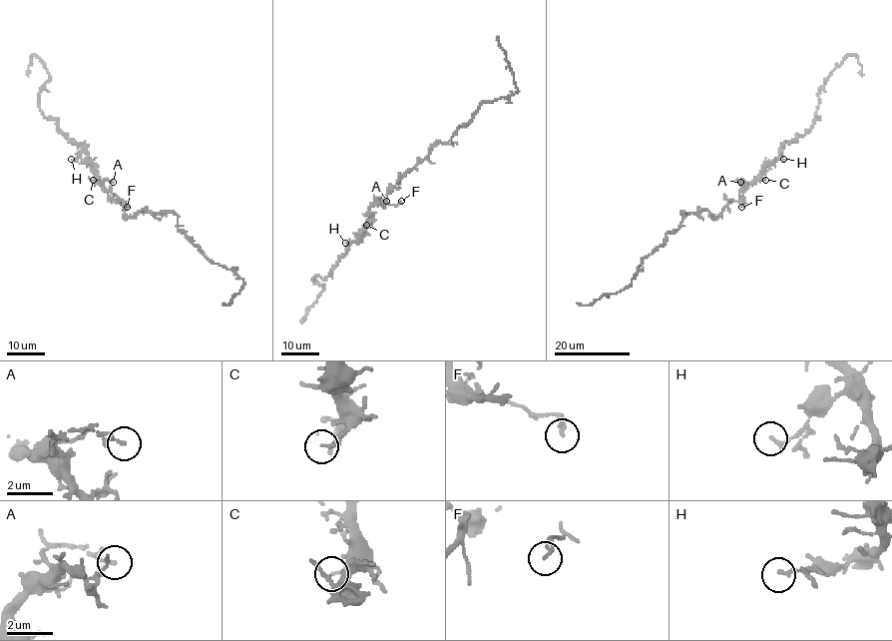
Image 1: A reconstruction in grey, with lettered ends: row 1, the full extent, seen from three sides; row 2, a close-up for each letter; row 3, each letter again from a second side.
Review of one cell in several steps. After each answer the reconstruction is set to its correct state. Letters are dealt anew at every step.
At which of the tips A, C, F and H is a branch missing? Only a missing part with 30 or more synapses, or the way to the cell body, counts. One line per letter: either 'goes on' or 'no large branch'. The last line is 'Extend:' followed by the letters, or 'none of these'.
A: no large branch
C: no large branch
F: no large branch
H: no large branch
Extend: none of these

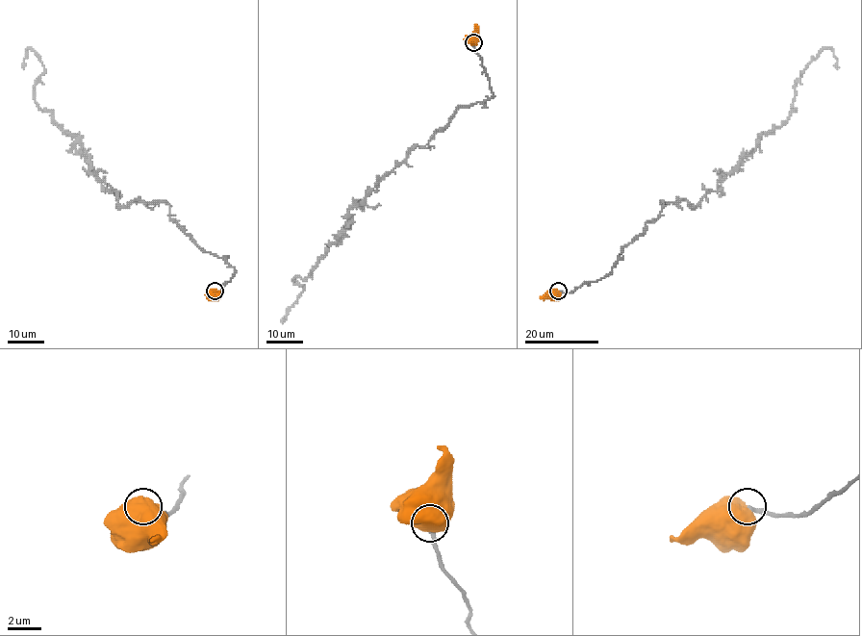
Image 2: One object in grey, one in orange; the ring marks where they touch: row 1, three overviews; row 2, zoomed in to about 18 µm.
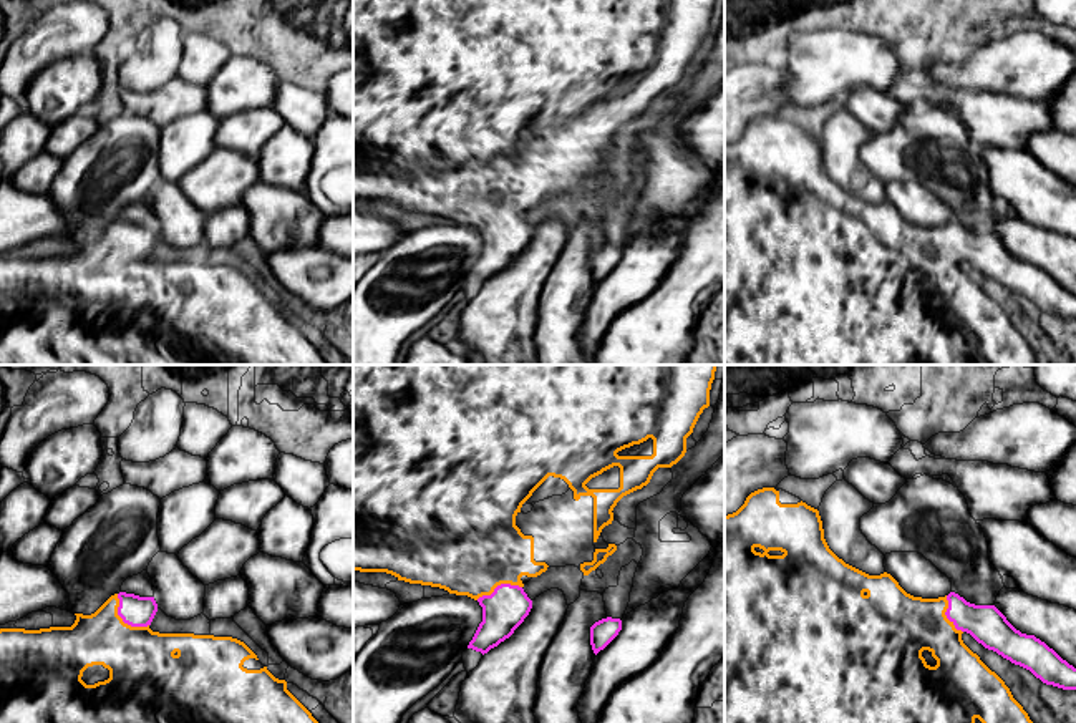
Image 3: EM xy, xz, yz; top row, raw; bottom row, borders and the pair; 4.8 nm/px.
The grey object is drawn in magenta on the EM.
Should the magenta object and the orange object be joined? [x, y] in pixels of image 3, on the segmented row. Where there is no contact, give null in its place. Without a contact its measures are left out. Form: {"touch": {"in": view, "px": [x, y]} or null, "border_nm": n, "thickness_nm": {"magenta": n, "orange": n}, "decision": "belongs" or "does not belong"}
{"touch": {"in": "xy", "px": [121, 617]}, "border_nm": 220, "thickness_nm": {"magenta": 150, "orange": 320}, "decision": "belongs"}

